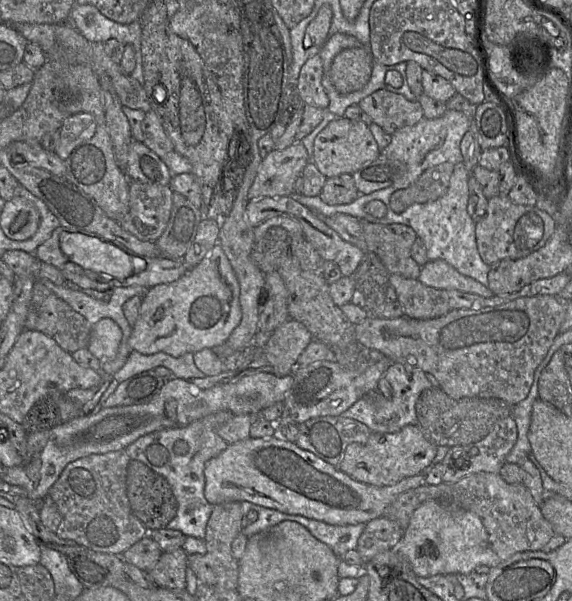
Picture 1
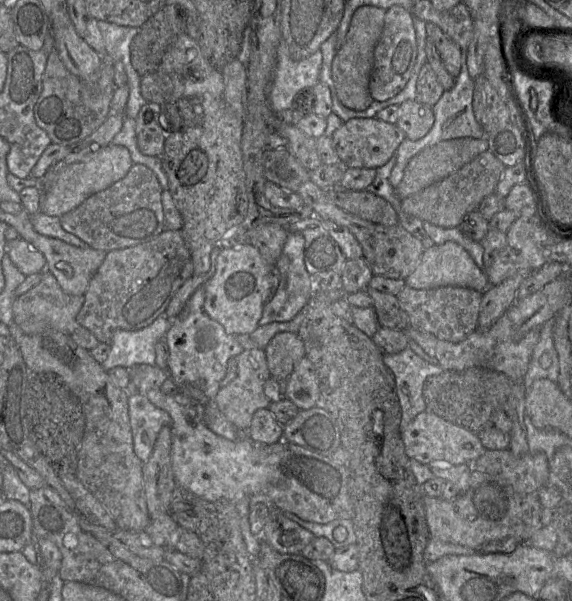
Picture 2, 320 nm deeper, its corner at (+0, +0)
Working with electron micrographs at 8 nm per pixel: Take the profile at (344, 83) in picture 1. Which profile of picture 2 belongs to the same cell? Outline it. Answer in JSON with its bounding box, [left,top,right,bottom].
[332,6,386,111]

